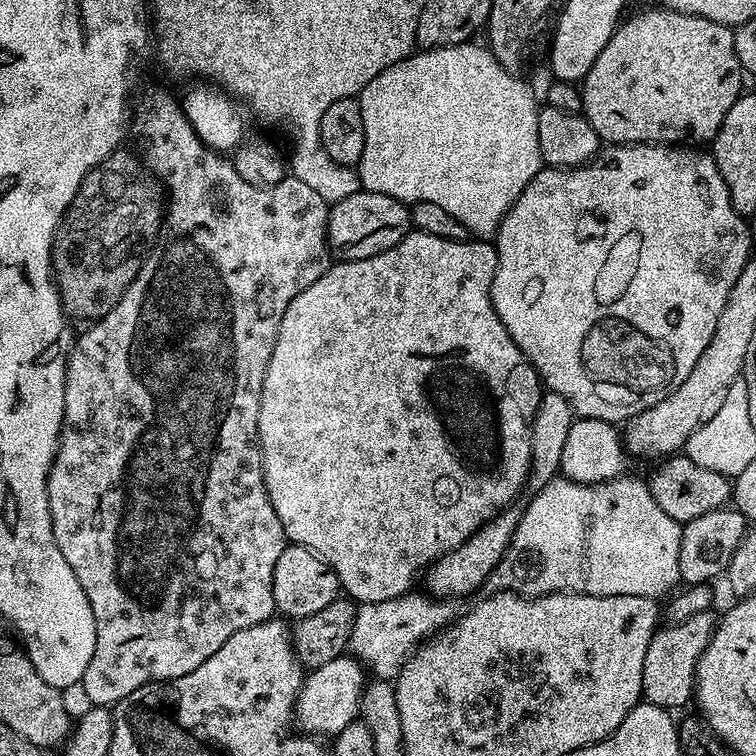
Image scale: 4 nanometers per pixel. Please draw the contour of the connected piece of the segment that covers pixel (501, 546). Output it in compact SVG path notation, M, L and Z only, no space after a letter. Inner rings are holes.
M519 507L505 508L493 520L482 525L470 539L462 542L462 546L458 546L453 552L447 552L445 556L439 556L422 576L422 584L425 584L423 587L427 595L433 598L453 598L452 596L466 596L480 586L482 588L487 583L488 575L502 558L502 554L506 554L520 521L520 514Z

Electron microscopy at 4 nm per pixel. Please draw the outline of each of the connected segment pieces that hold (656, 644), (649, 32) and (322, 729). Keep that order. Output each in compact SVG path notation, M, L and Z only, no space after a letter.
M709 610L702 614L694 614L681 624L665 623L657 627L650 638L650 646L646 646L646 662L642 670L643 699L649 704L657 704L659 708L677 710L684 703L693 699L696 690L696 667L710 642L712 633L716 631L718 616Z
M663 6L648 8L645 12L636 12L628 21L617 27L598 58L594 59L590 70L585 74L582 83L579 85L580 97L582 98L582 114L594 126L594 130L600 135L601 141L608 144L670 144L673 146L704 146L711 142L718 134L722 126L722 118L726 118L726 110L734 106L734 102L742 94L745 87L746 73L740 67L738 54L734 54L733 29L726 24L710 22L710 18L691 16L675 12Z
M351 654L334 658L334 662L326 662L326 666L311 669L305 675L304 683L300 685L300 697L296 700L294 720L299 731L304 734L315 734L320 738L335 738L359 717L360 699L364 693L365 683L366 669Z

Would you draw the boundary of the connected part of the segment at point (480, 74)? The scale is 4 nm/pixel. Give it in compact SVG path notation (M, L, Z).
M469 42L455 44L445 48L429 48L427 50L413 51L412 55L404 60L394 62L372 79L365 86L358 97L362 110L362 130L364 141L362 142L362 158L358 165L360 173L360 186L363 191L374 194L386 194L390 198L400 200L406 205L421 204L422 202L434 202L434 206L442 206L446 214L458 218L462 226L476 238L492 238L500 228L502 218L510 210L510 206L526 190L526 186L540 173L542 161L540 159L540 147L538 146L538 114L540 108L536 104L536 96L523 84L515 73L508 72L494 58L487 46L483 43Z

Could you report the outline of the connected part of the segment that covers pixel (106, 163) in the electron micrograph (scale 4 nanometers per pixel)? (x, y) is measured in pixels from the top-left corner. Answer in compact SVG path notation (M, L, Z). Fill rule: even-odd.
M124 151L112 152L110 158L106 158L97 168L90 170L86 174L86 178L81 182L79 190L76 191L76 197L72 199L70 206L65 210L64 216L56 228L56 237L52 240L52 275L56 282L56 290L60 293L60 304L64 307L64 315L69 321L95 322L106 314L110 314L110 310L114 310L114 306L118 306L122 294L126 294L130 282L134 282L134 278L140 272L141 266L144 265L144 257L156 247L162 236L162 225L166 211L166 193L160 181L144 167L140 160L131 151L129 151L130 153Z

